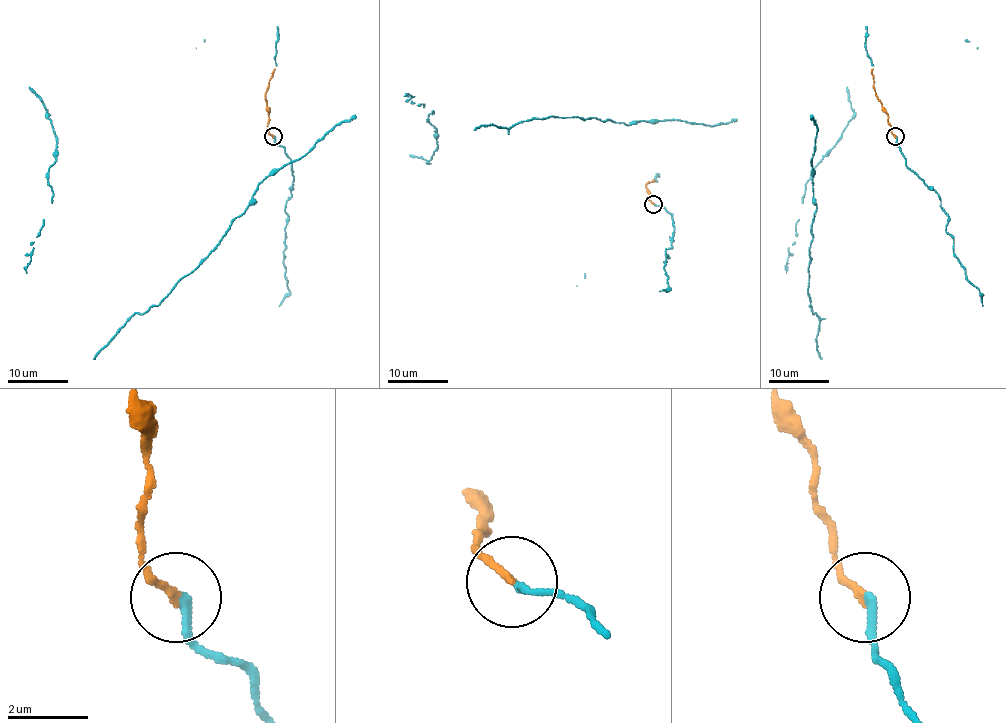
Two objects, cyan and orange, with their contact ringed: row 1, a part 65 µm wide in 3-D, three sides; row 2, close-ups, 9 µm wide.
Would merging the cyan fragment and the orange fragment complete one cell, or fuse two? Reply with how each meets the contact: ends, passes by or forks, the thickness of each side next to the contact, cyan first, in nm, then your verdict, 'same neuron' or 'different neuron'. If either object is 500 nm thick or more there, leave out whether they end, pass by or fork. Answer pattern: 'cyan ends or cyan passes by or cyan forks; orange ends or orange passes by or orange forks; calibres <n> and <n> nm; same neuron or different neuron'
cyan ends; orange ends; calibres 200 and 180 nm; same neuron

